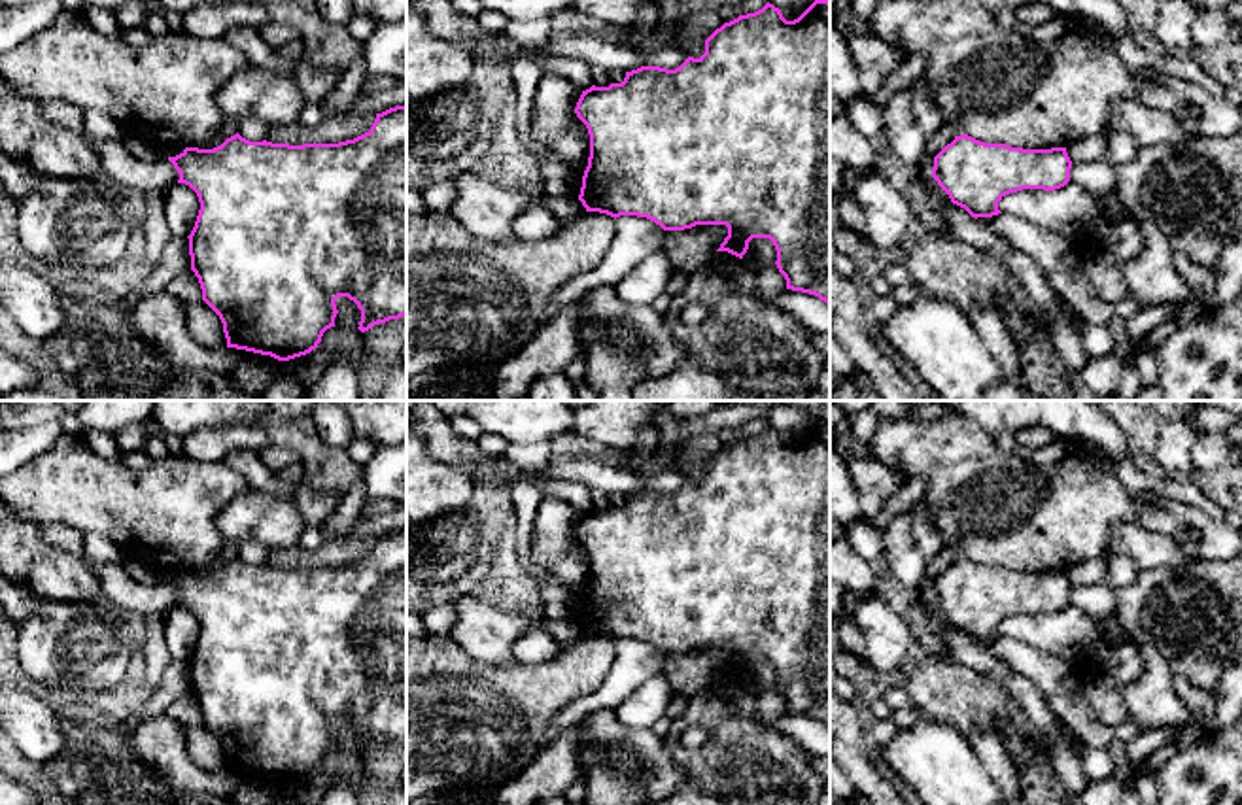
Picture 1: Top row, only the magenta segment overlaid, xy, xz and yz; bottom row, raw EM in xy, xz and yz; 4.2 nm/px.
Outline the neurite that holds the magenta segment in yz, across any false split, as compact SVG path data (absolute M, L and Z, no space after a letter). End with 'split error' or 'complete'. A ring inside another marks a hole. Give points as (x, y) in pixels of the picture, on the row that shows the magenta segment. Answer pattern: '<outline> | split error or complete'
M960 134L934 157L932 178L977 219L1002 214L998 202L1009 193L1064 187L1070 168L1066 147L1023 149Z | complete

